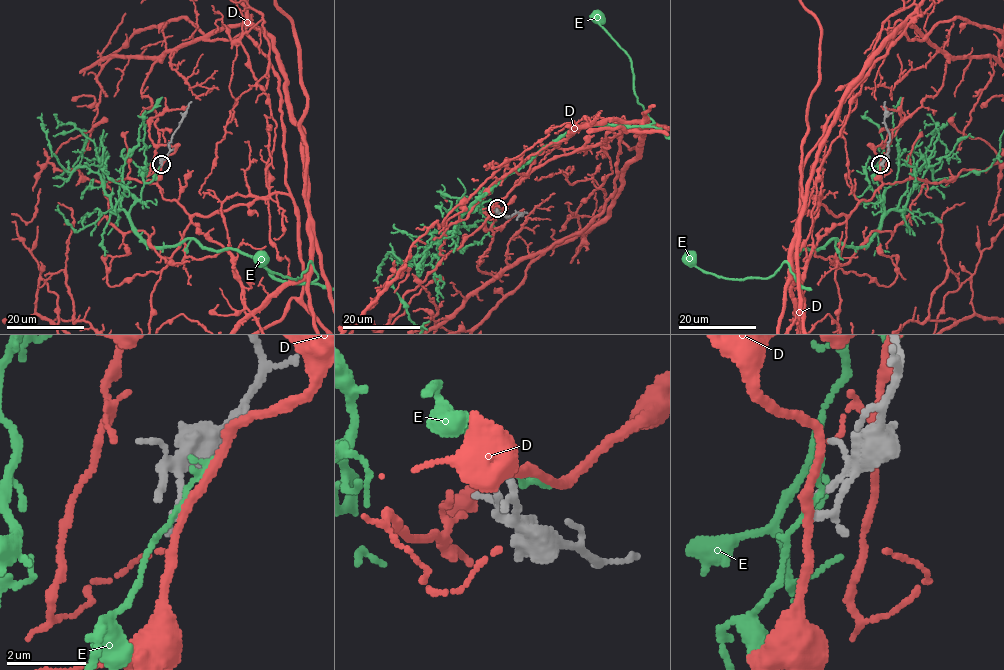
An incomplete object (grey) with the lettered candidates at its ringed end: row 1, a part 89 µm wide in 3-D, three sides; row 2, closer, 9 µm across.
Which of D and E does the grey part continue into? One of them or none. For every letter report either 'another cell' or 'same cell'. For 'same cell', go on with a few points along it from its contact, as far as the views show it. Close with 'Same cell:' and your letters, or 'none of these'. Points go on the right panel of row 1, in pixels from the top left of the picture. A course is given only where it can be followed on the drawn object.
D: another cell
E: another cell
Same cell: none of these

